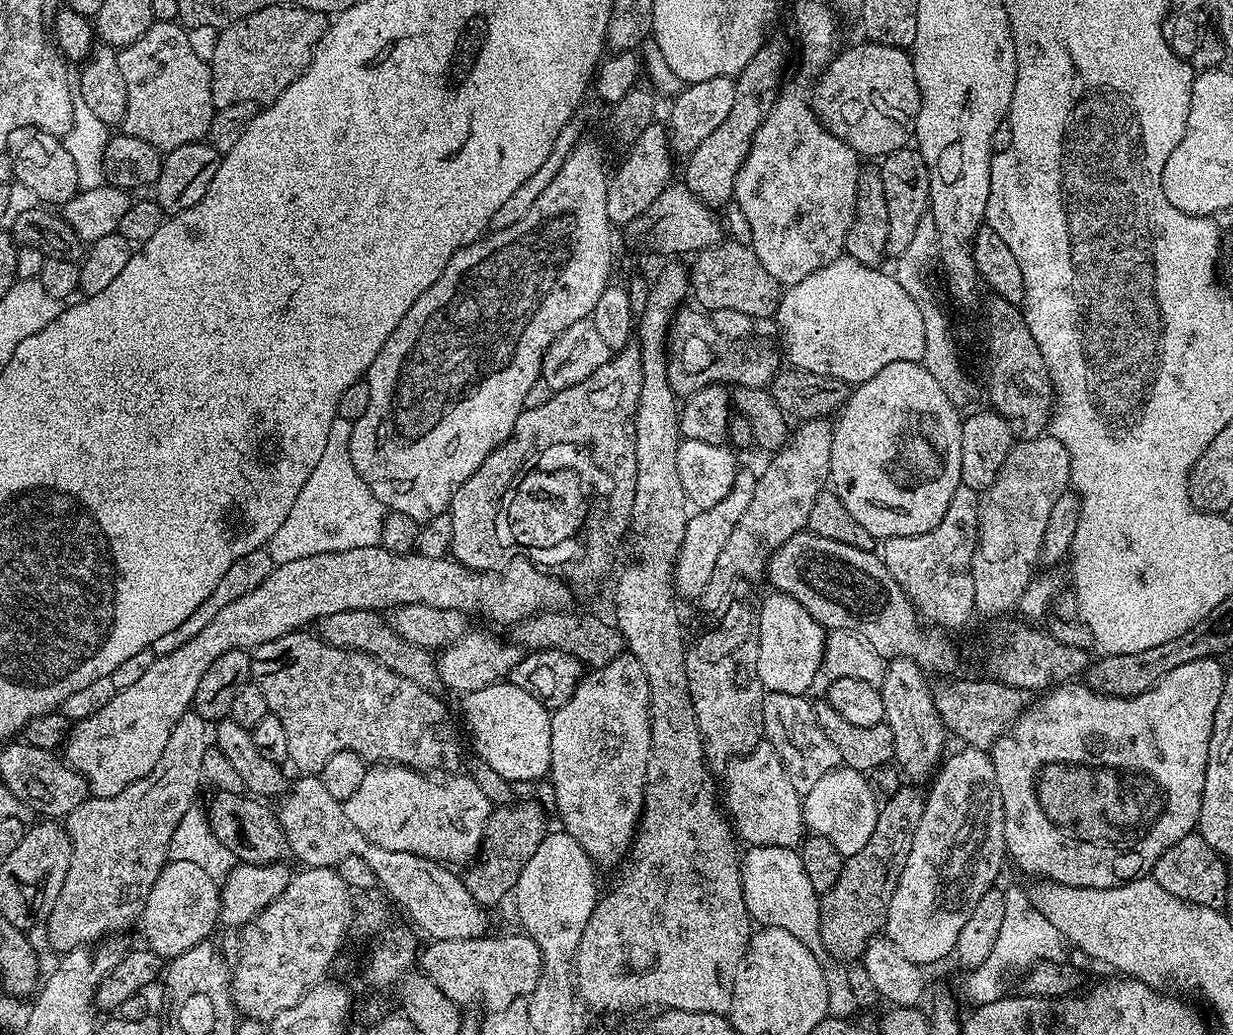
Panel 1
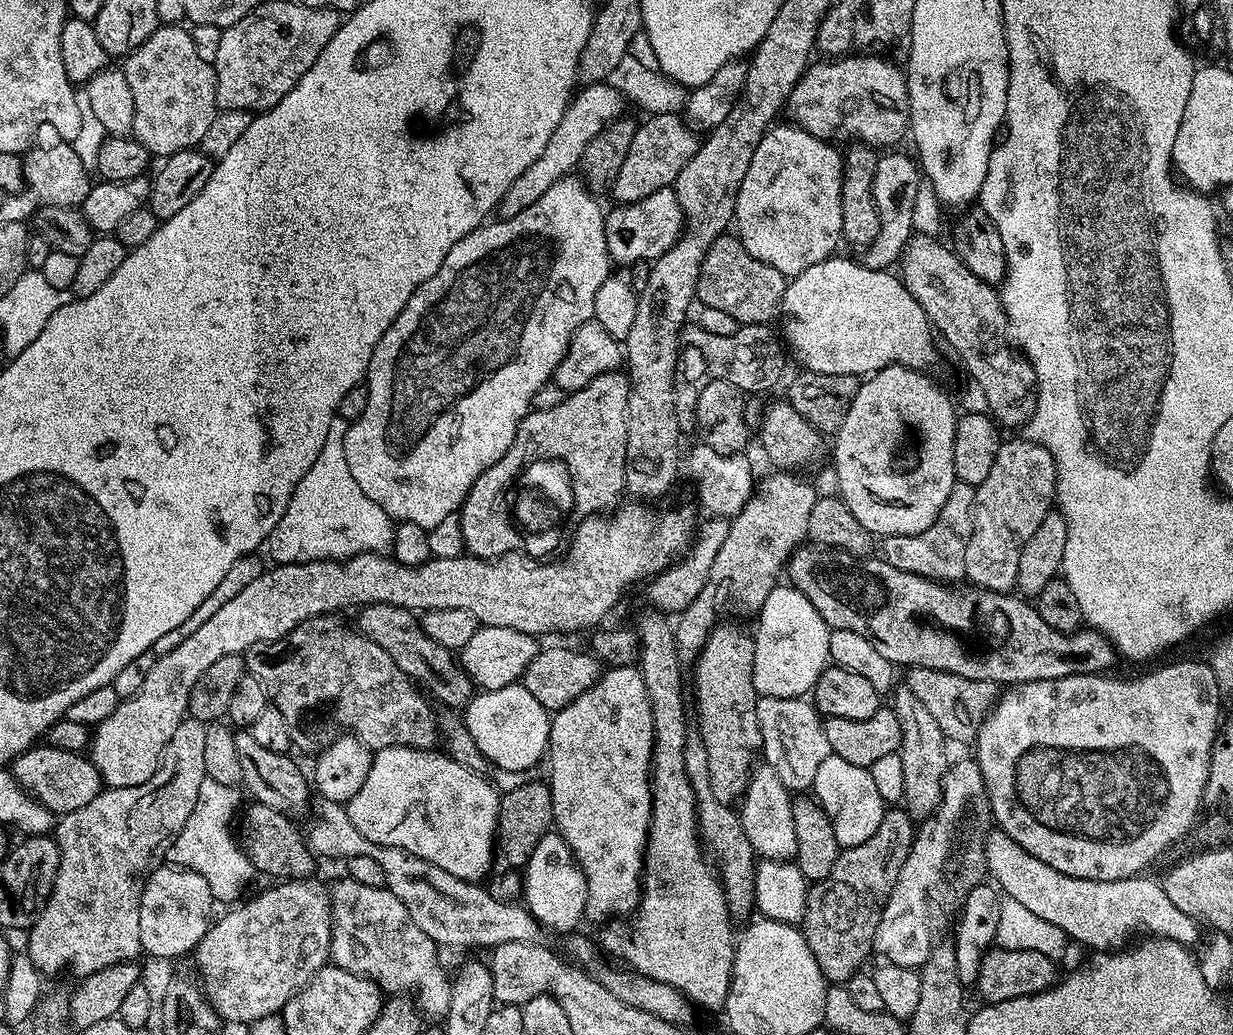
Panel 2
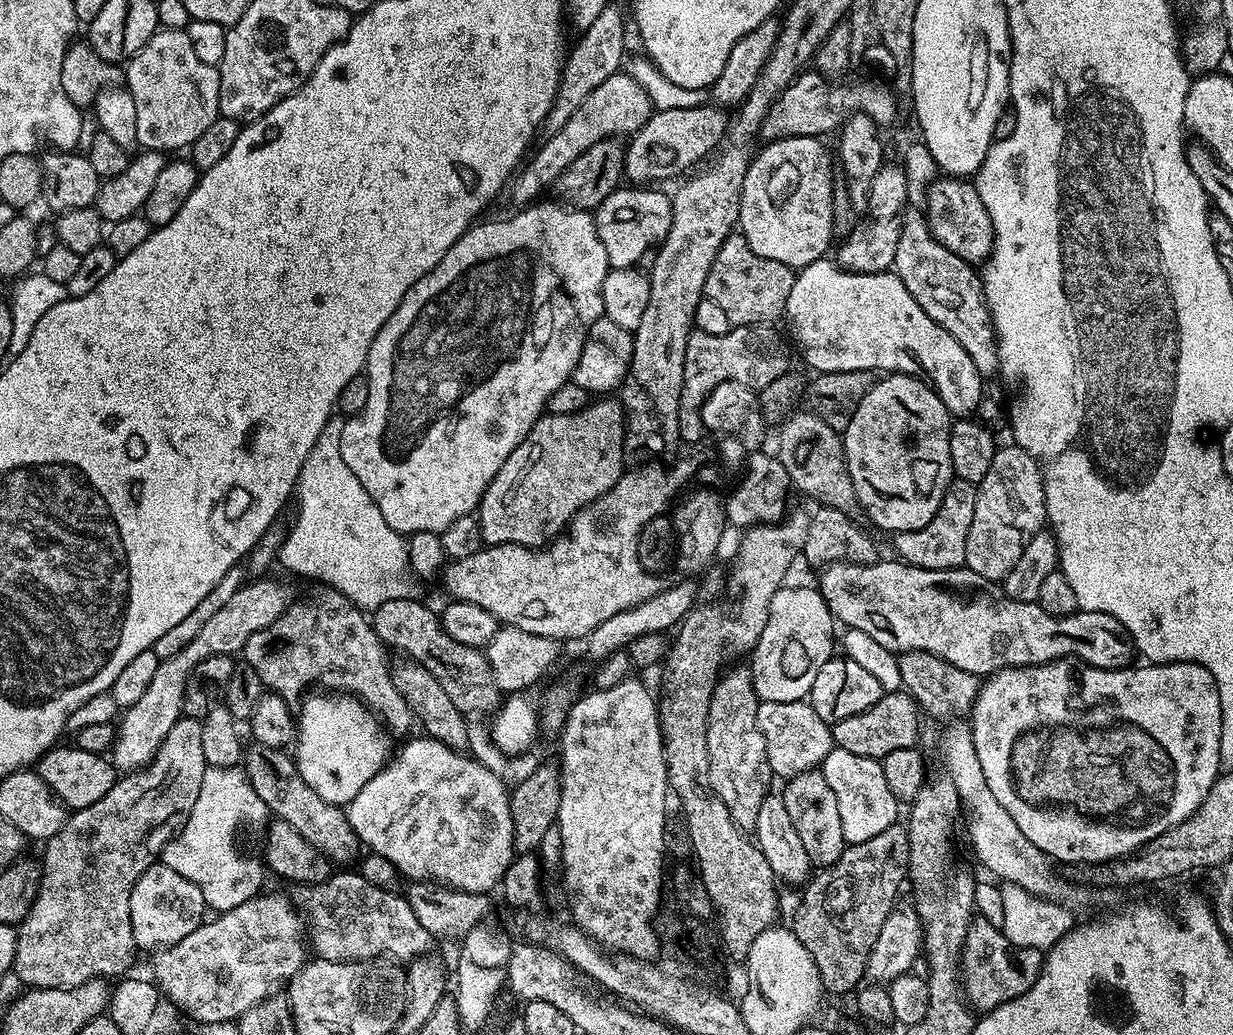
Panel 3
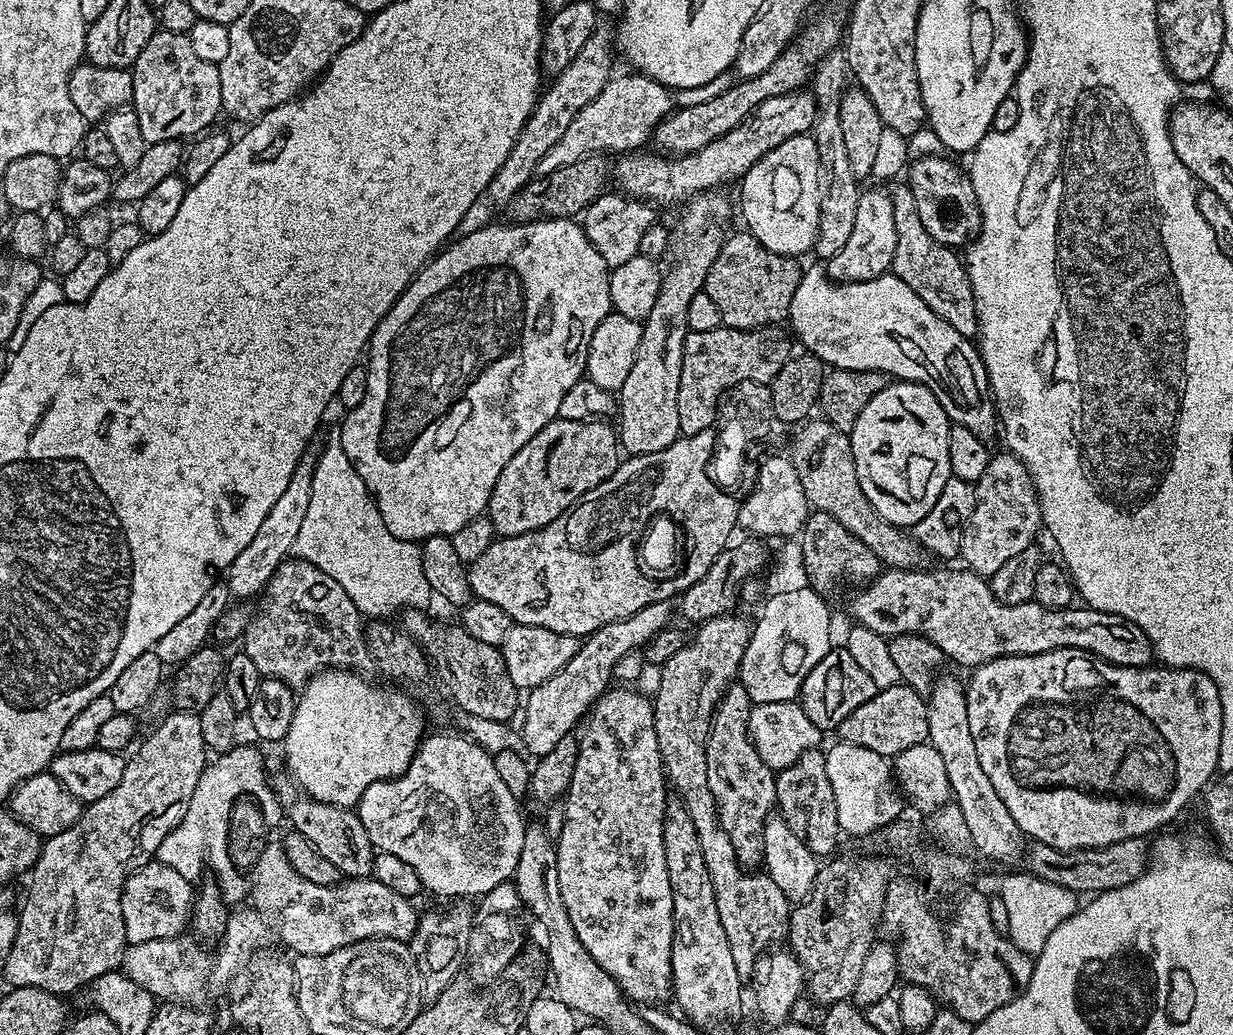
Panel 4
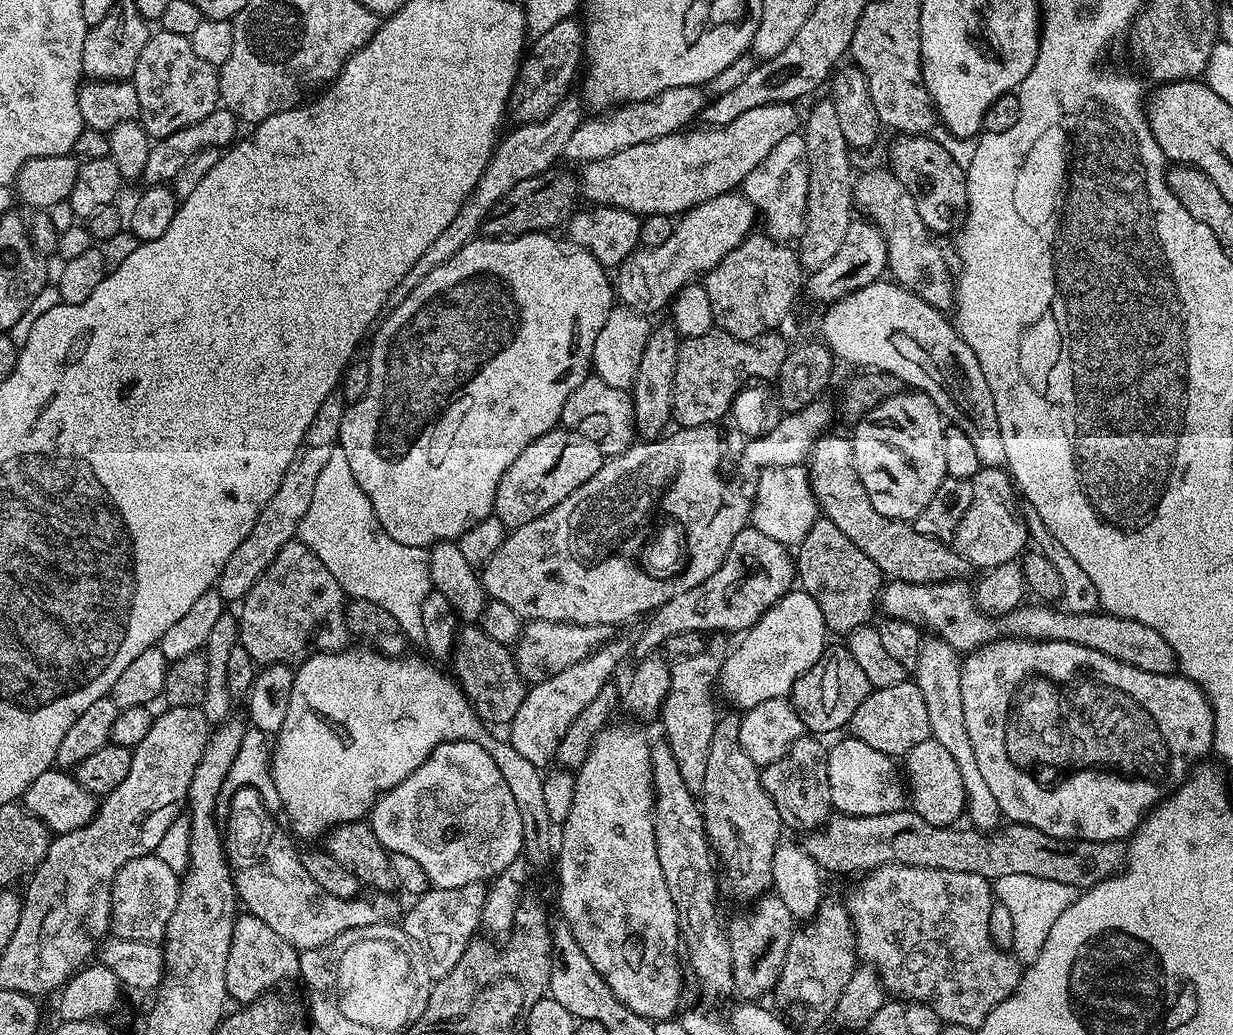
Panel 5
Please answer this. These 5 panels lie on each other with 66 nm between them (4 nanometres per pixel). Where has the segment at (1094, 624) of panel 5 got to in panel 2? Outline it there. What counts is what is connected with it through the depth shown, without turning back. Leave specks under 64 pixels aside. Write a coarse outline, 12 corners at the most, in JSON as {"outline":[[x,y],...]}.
{"outline":[[801,546],[790,584],[893,666],[1015,686],[1112,670],[1027,599]]}

